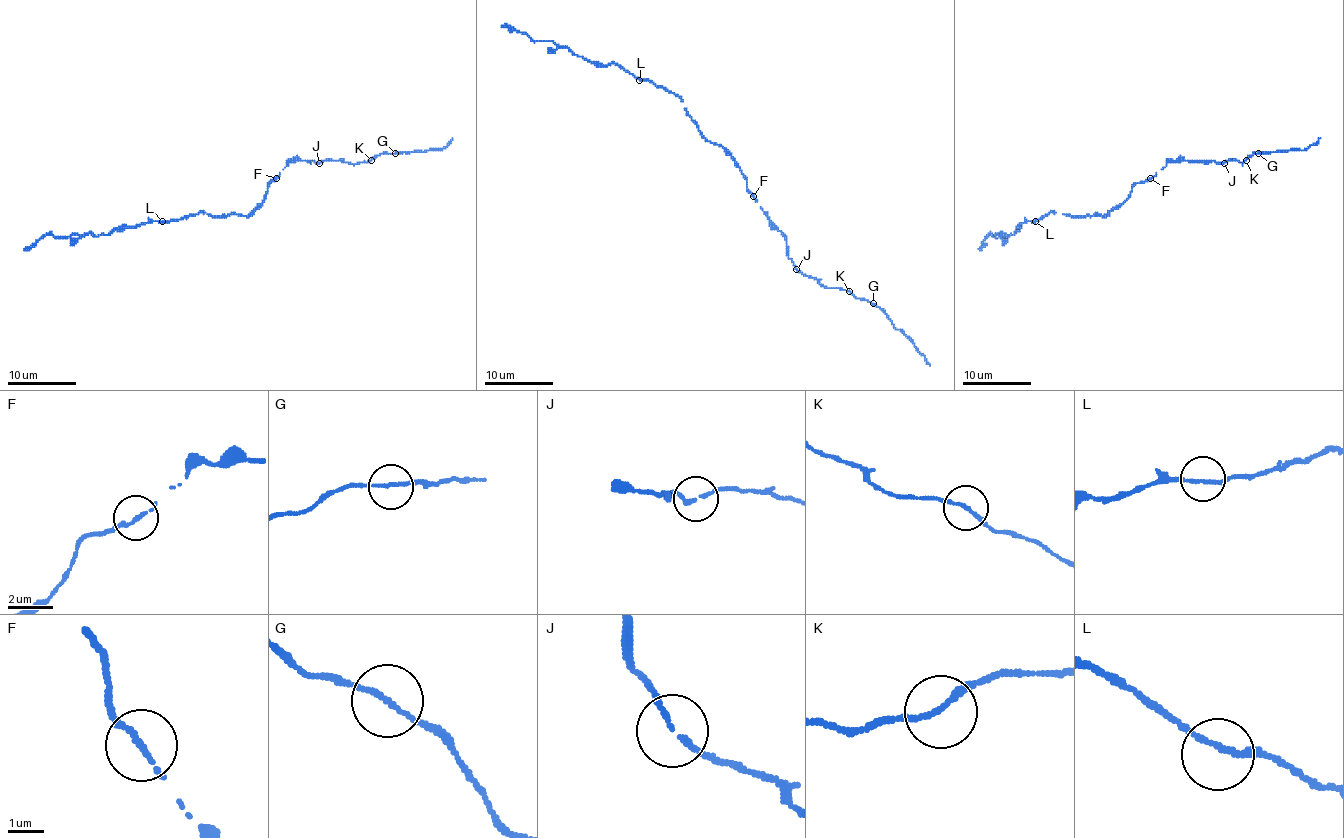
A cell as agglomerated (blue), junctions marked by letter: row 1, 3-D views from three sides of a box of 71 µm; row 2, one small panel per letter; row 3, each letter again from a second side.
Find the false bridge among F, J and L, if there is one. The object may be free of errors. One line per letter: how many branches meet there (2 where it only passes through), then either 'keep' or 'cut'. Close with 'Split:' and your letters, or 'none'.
F: 2 | keep
J: 2 | keep
L: 2 | keep
Split: none

